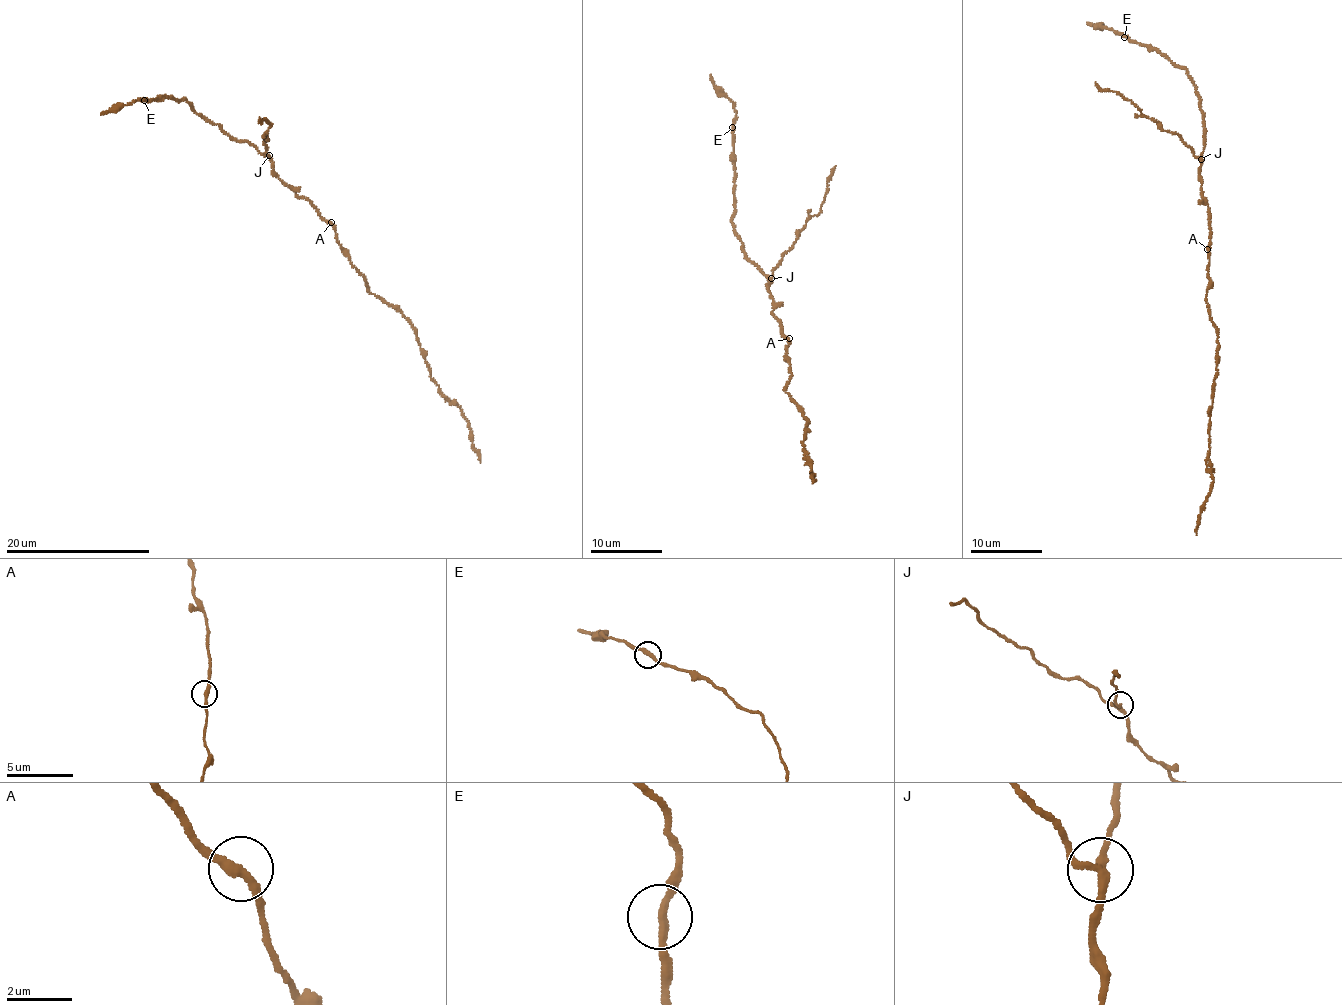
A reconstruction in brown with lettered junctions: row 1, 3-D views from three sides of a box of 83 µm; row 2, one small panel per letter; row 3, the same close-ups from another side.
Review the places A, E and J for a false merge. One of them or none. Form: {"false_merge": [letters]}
{"false_merge": ["J"]}

